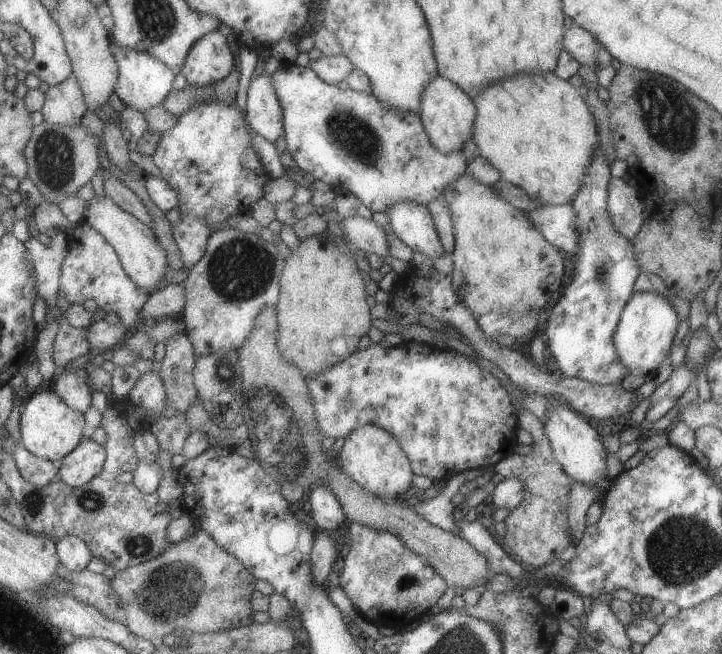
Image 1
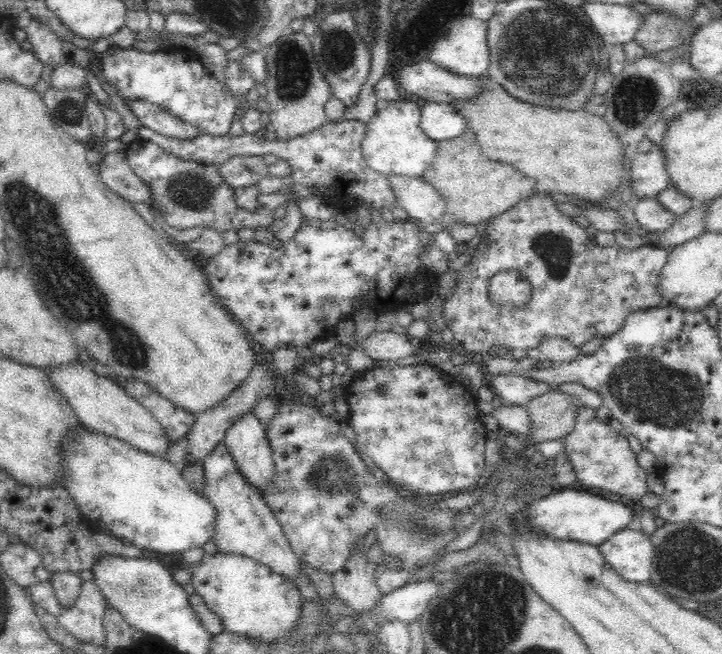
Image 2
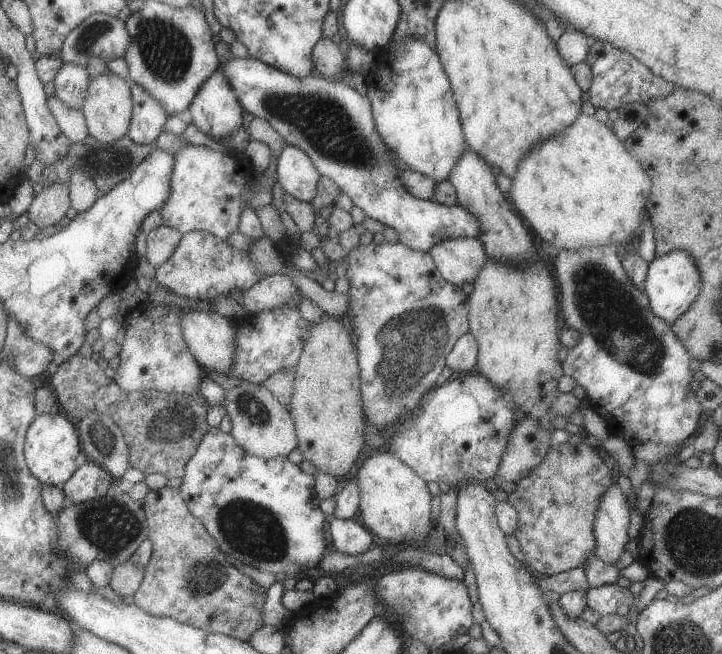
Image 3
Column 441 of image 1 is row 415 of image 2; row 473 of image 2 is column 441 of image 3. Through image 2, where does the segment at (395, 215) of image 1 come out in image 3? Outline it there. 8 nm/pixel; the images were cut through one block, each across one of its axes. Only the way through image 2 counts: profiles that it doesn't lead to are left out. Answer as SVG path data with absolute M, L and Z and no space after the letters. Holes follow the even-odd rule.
M475 238L443 240L435 244L429 254L441 276L455 286L461 282L473 282L477 278L477 272L487 262L485 248L481 240Z

